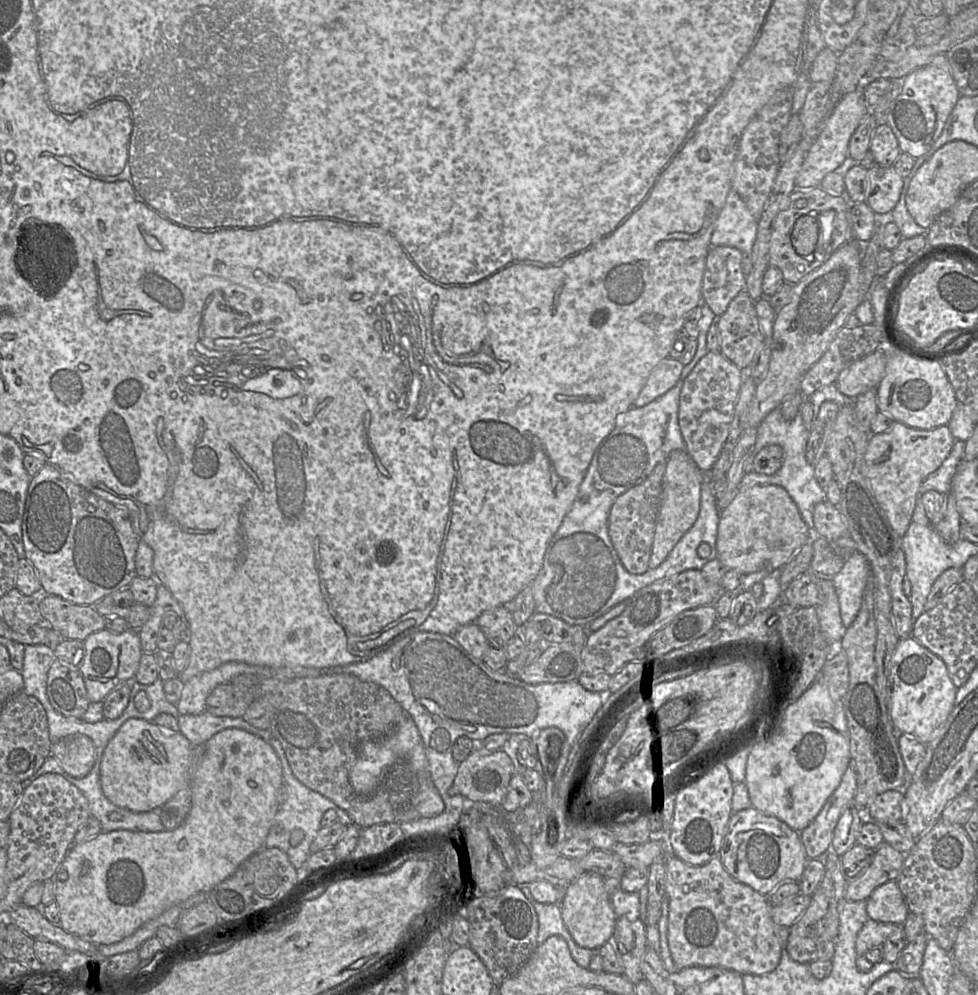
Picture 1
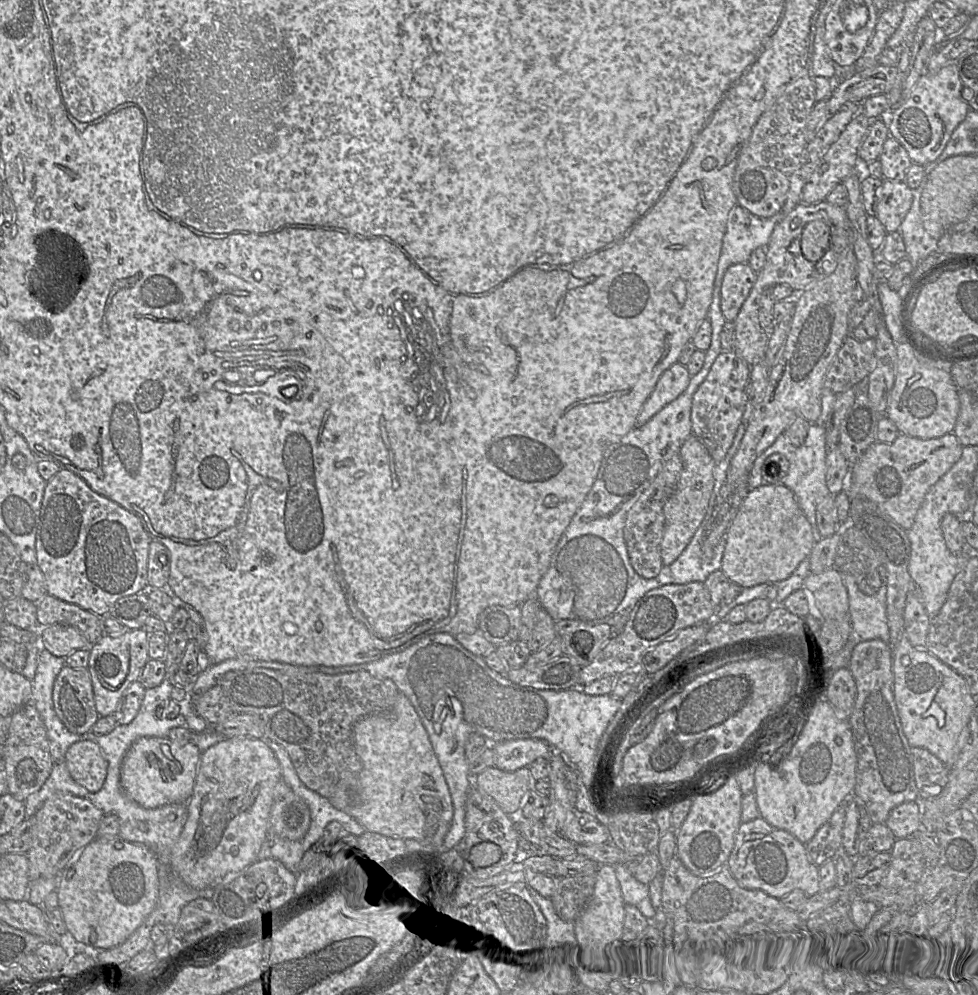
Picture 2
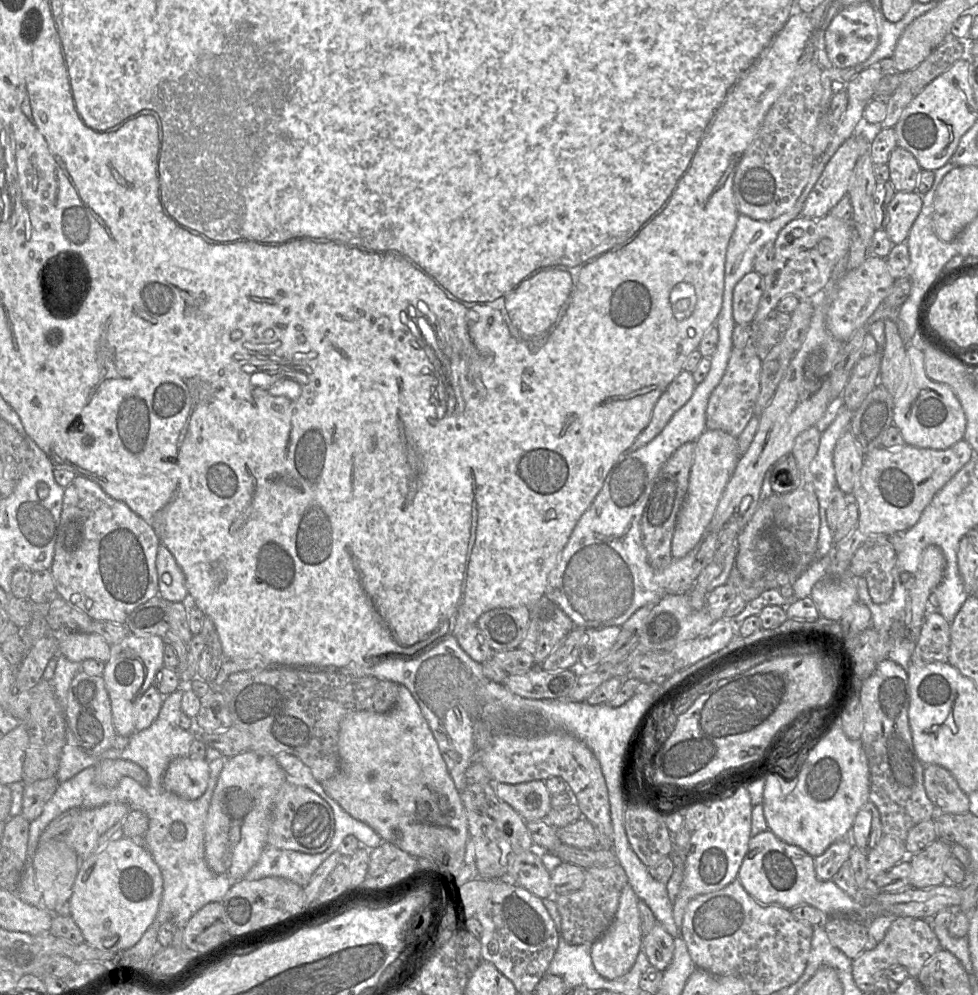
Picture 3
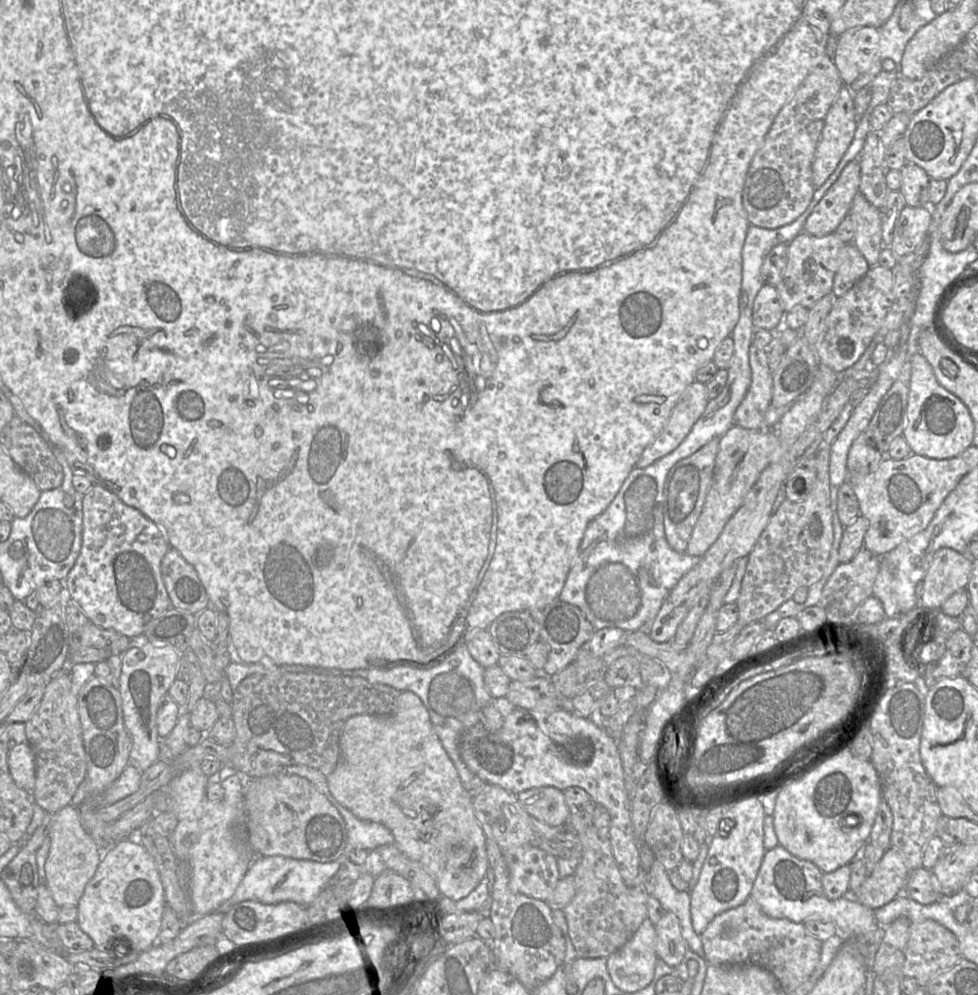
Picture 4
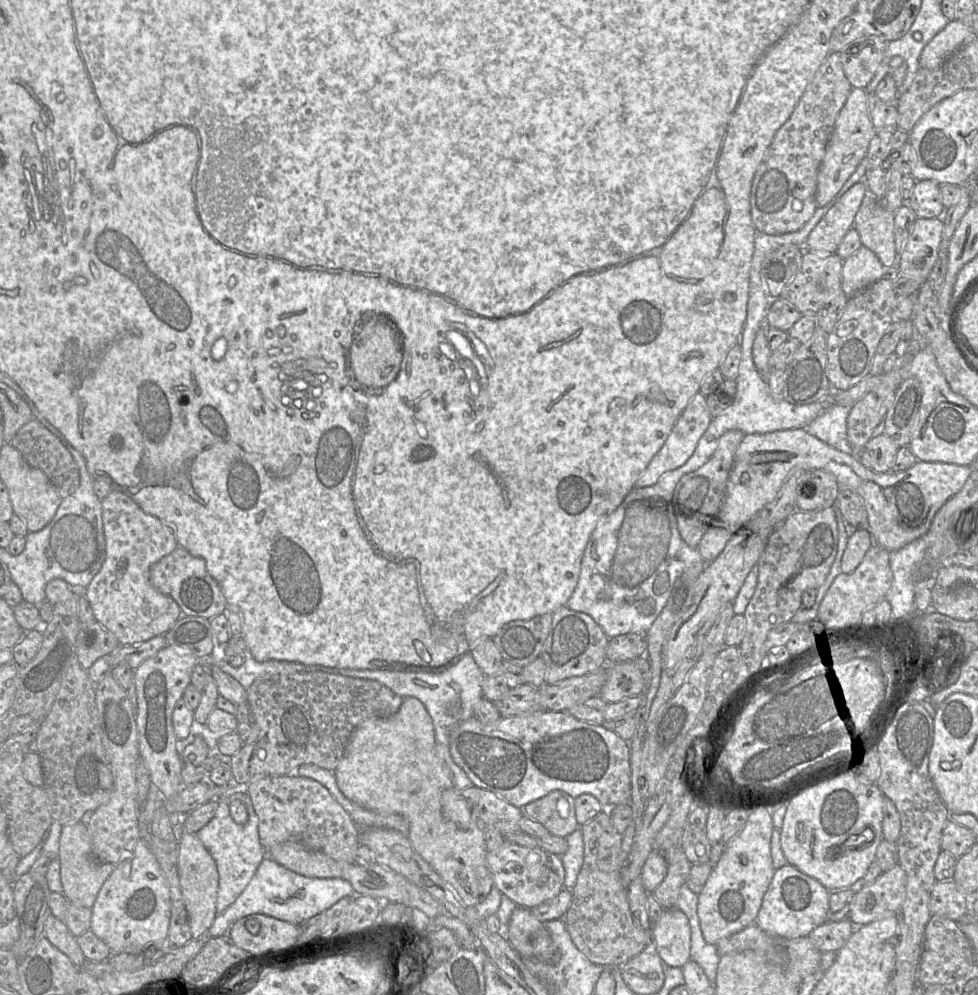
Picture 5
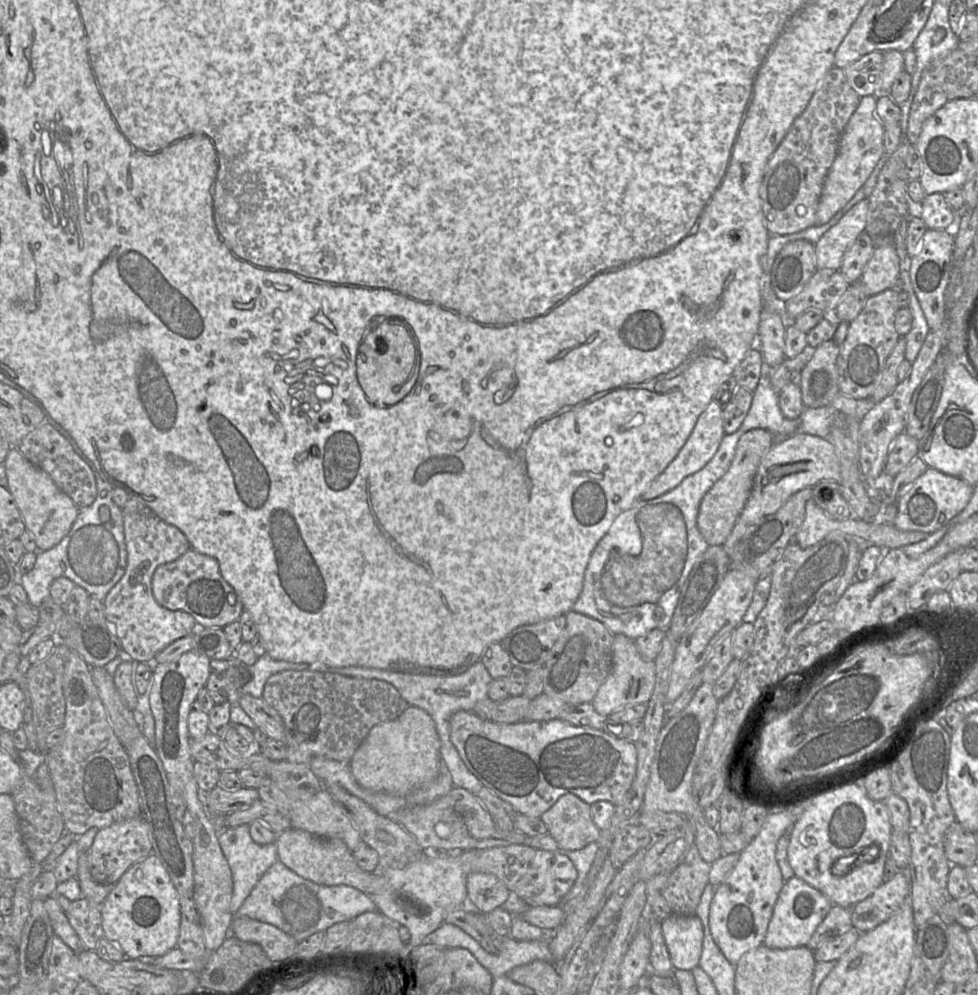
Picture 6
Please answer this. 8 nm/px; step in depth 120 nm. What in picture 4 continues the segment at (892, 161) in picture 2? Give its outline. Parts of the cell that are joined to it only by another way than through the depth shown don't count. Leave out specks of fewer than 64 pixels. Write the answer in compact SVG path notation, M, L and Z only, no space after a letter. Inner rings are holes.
M907 162L901 169L902 184L900 192L906 204L911 207L930 207L930 177L921 167Z

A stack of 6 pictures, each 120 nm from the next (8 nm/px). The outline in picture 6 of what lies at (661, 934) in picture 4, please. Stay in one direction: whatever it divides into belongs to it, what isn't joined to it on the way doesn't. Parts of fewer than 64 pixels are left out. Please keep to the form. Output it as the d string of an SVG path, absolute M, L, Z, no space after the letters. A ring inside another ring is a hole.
M672 913L662 921L662 935L675 968L692 970L699 965L704 928L697 915Z

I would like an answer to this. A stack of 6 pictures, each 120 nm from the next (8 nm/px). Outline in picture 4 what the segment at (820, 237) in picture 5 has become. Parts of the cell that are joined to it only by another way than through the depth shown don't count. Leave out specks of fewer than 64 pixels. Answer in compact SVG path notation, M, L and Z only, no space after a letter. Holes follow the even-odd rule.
M859 159L852 160L843 168L807 218L805 232L816 237L835 233L839 224L850 213L860 182Z

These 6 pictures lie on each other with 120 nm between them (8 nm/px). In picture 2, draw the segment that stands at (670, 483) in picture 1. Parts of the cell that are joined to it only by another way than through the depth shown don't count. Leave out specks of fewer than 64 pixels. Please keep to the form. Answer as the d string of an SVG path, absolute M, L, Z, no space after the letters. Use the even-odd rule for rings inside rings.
M689 436L679 450L683 468L675 491L664 505L665 527L660 547L664 566L674 562L689 544L705 518L709 500L714 490L714 467L717 464L706 447L695 437Z

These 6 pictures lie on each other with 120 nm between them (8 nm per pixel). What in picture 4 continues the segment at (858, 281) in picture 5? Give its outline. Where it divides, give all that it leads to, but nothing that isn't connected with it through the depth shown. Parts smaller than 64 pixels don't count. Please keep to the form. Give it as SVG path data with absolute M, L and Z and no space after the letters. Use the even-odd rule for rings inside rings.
M848 244L842 252L842 260L833 280L832 295L844 295L871 268L861 252L853 244Z

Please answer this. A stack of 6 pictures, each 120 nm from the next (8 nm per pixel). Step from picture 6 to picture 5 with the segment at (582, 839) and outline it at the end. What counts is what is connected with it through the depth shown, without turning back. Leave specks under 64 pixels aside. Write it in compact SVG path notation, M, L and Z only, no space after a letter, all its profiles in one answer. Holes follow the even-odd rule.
M555 790L530 802L523 808L524 815L541 823L552 835L567 838L580 828L575 814L575 798Z

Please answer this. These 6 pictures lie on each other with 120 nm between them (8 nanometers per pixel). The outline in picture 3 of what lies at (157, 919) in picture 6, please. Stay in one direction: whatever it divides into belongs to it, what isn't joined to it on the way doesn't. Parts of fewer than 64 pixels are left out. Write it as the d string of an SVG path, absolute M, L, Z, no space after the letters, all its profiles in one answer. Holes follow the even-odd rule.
M115 838L101 849L86 858L82 858L73 885L72 895L67 903L70 906L70 917L80 929L84 942L106 951L120 945L133 947L152 924L161 901L163 880L159 867L150 853L138 840Z

